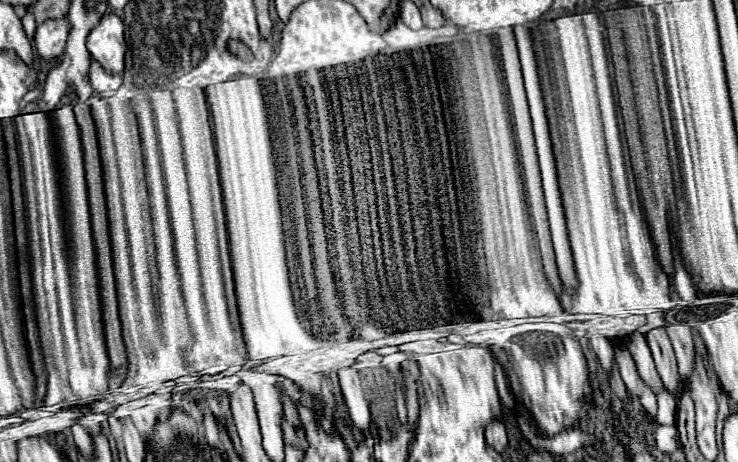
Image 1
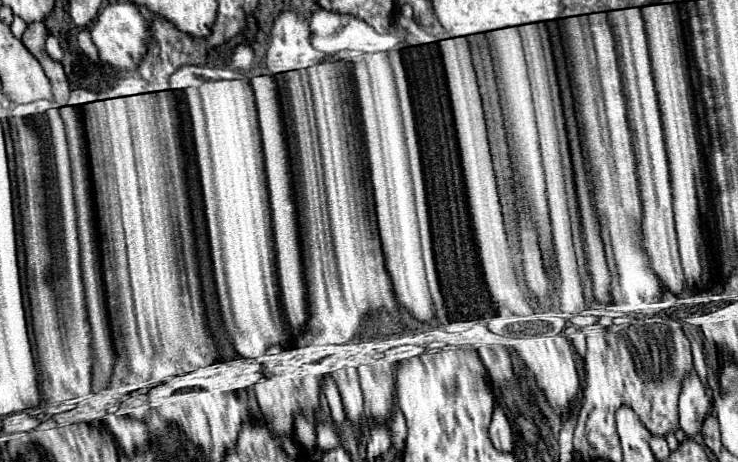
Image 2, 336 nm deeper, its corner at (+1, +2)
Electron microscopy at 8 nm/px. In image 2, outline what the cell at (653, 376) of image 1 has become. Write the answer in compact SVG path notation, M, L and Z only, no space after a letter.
M696 373L684 379L680 393L680 429L688 437L696 437L700 433L700 425L708 415L710 401L706 399L706 391Z

